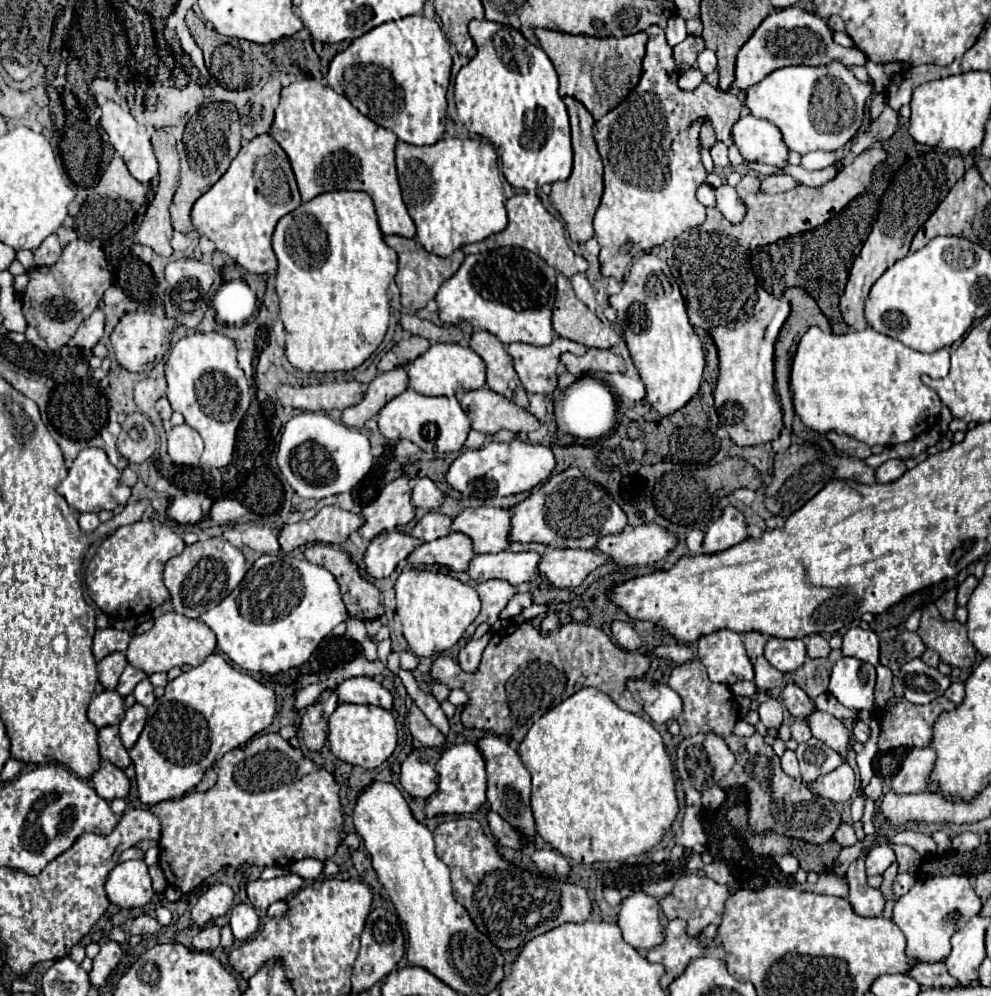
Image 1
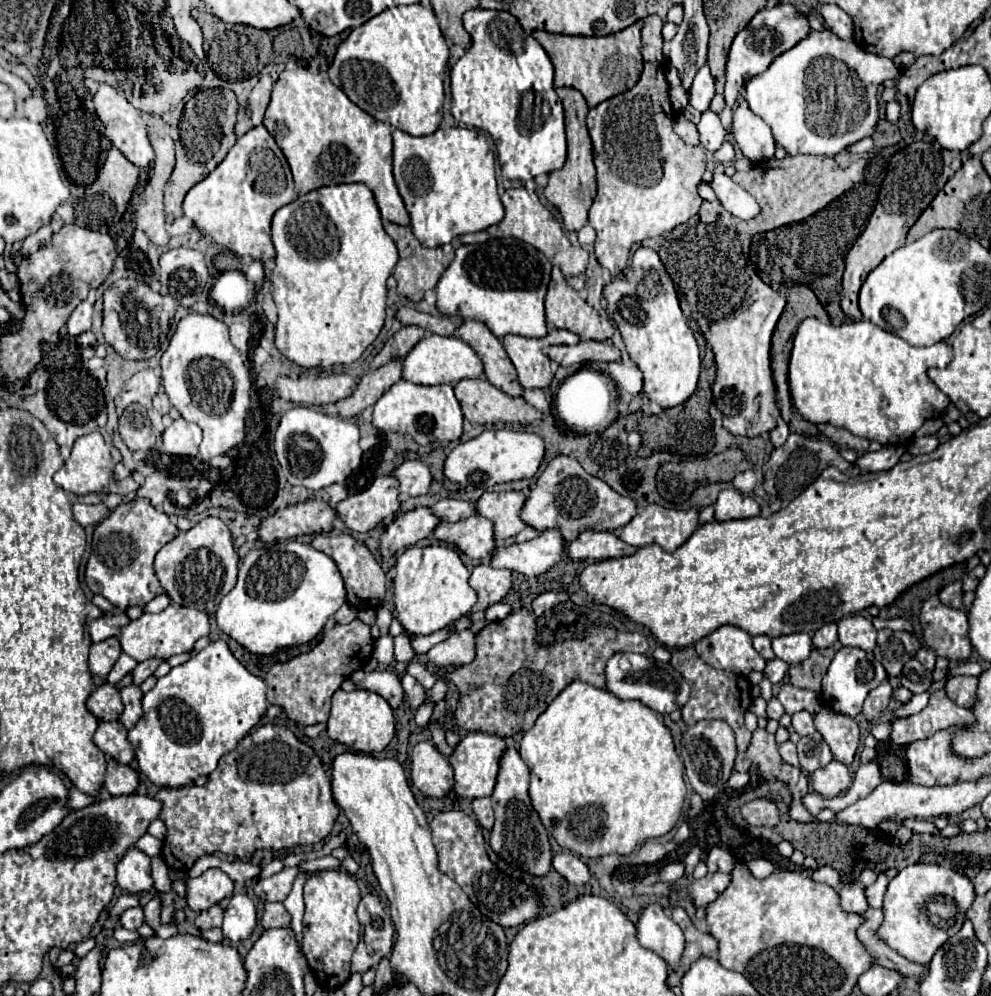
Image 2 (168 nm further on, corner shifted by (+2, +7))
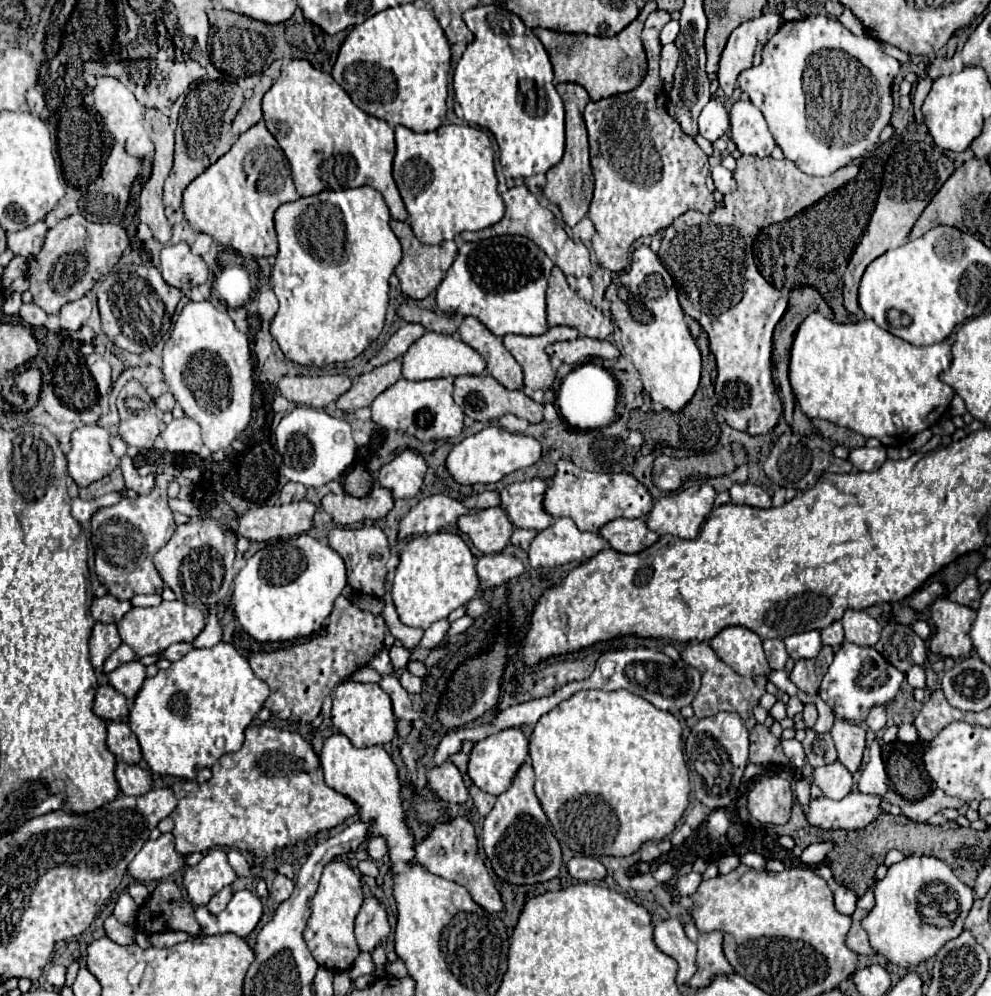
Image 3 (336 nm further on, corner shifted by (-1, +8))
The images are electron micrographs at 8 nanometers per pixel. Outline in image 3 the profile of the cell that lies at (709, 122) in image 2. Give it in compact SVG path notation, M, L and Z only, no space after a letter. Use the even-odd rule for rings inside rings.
M711 99L699 115L699 133L707 141L715 143L727 129L729 129L729 115L723 103L719 103L717 99Z

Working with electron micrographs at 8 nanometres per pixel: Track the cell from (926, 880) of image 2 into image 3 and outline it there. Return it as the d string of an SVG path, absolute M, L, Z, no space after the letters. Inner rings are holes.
M905 857L901 863L891 865L887 869L887 875L883 881L877 881L875 885L875 907L873 911L863 919L863 929L869 933L871 947L885 957L889 963L901 965L901 967L915 967L927 959L931 959L947 941L955 939L963 931L963 923L971 911L971 905L975 901L975 891L967 887L963 881L959 881L953 871L935 857ZM939 883L939 887L929 887ZM925 889L925 901L919 901L921 891Z

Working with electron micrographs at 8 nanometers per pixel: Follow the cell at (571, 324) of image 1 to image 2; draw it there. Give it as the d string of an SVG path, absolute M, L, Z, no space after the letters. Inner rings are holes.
M558 266L552 268L552 278L546 292L546 324L578 334L582 340L606 340L598 312L568 286Z

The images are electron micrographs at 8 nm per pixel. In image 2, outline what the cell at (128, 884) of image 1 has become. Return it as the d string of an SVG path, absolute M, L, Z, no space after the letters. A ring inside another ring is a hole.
M130 848L126 856L118 862L118 876L116 882L122 890L130 894L148 892L152 888L152 874L150 874L150 856L146 856L138 848Z

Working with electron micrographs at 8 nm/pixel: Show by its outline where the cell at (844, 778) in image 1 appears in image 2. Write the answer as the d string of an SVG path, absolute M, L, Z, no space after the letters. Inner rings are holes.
M832 760L828 766L818 768L812 776L810 776L810 784L812 788L824 796L824 798L836 798L838 794L846 792L852 784L852 776L848 772L848 768L836 760Z

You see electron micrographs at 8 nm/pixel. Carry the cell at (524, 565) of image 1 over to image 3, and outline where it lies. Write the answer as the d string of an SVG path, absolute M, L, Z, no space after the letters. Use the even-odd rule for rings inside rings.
M569 517L555 519L551 527L537 533L529 545L531 567L559 567L583 557L593 557L607 547L605 539L597 533L579 531Z

